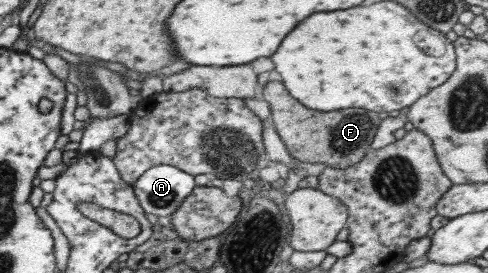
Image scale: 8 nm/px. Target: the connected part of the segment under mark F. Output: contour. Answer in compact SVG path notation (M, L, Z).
M269 81L260 87L258 96L266 101L274 130L288 154L301 162L325 163L333 169L345 169L356 164L368 151L380 119L373 111L350 108L317 112L293 101L279 81Z

